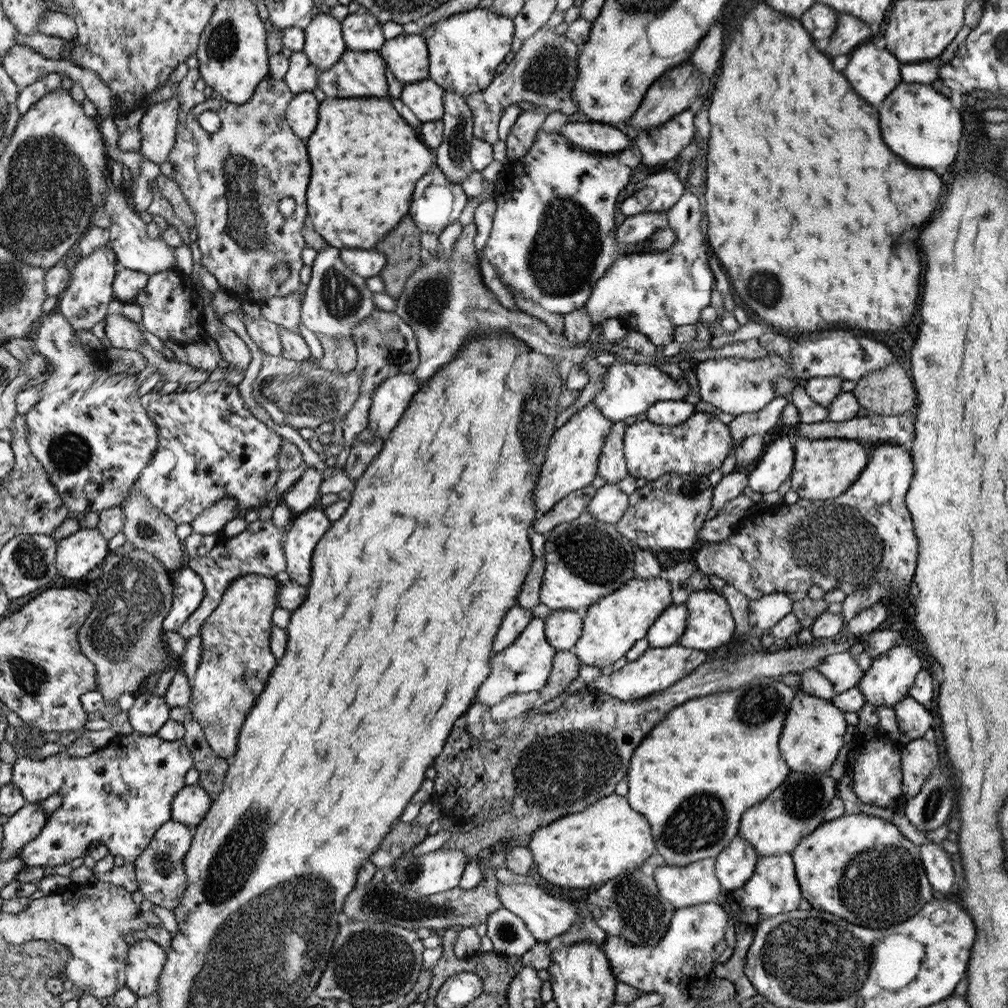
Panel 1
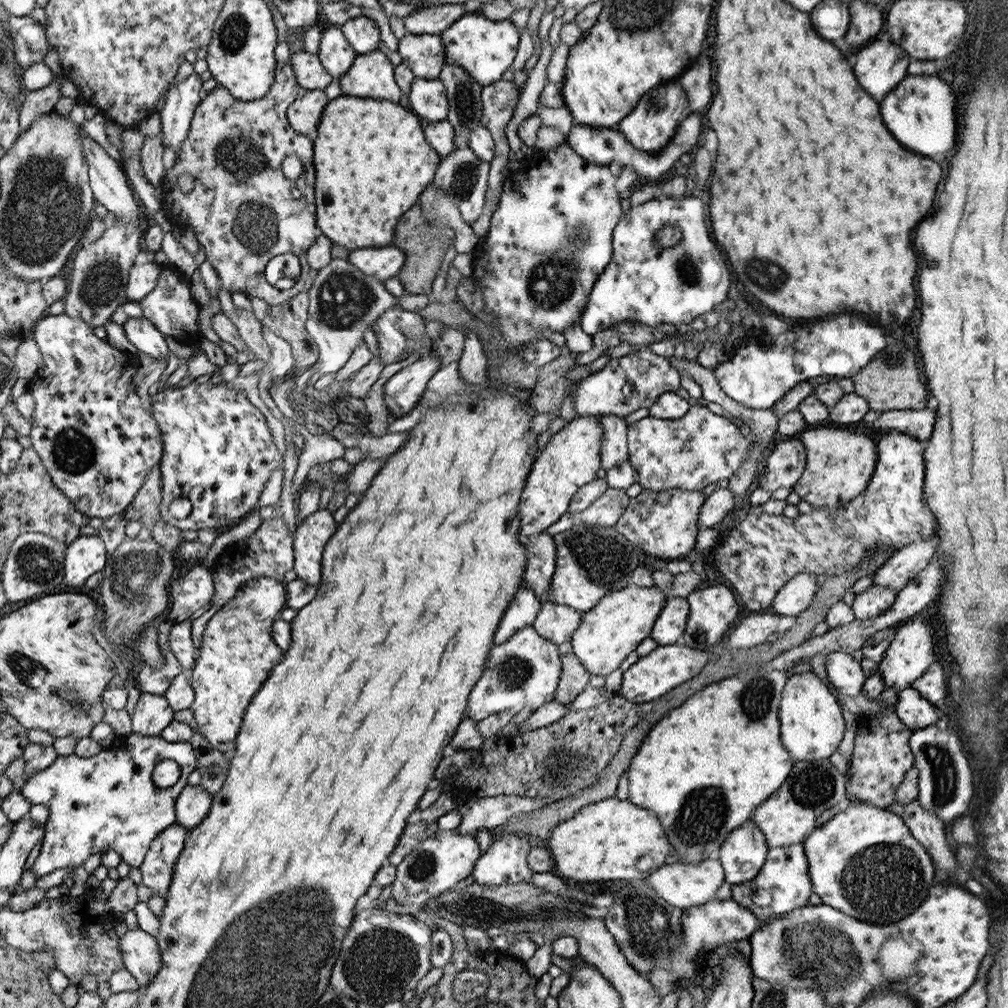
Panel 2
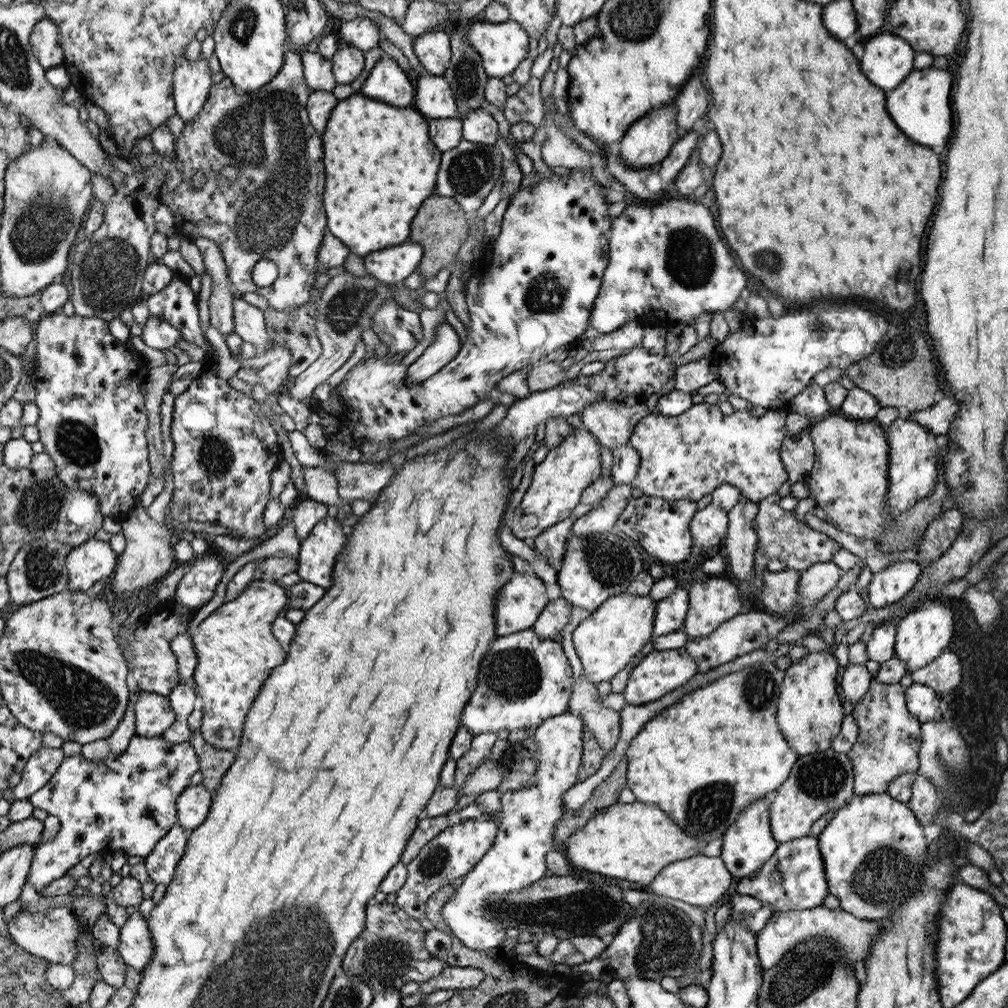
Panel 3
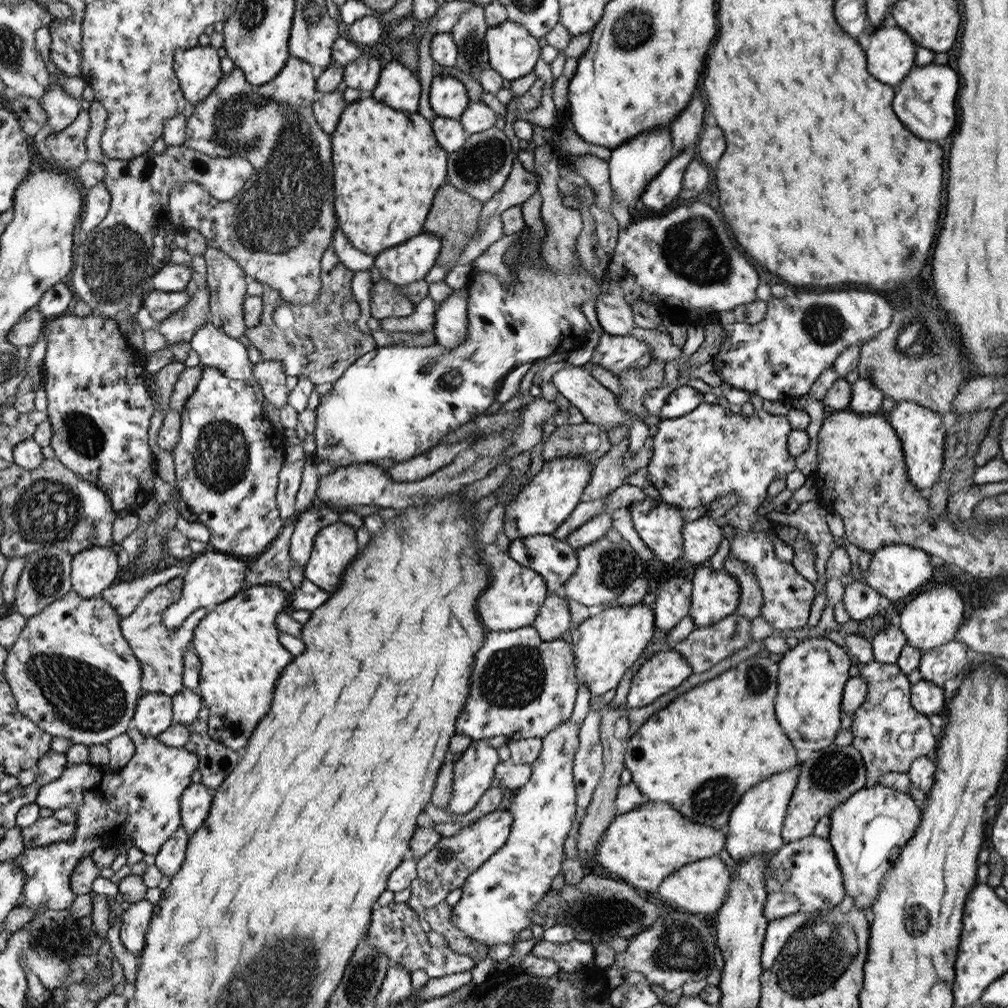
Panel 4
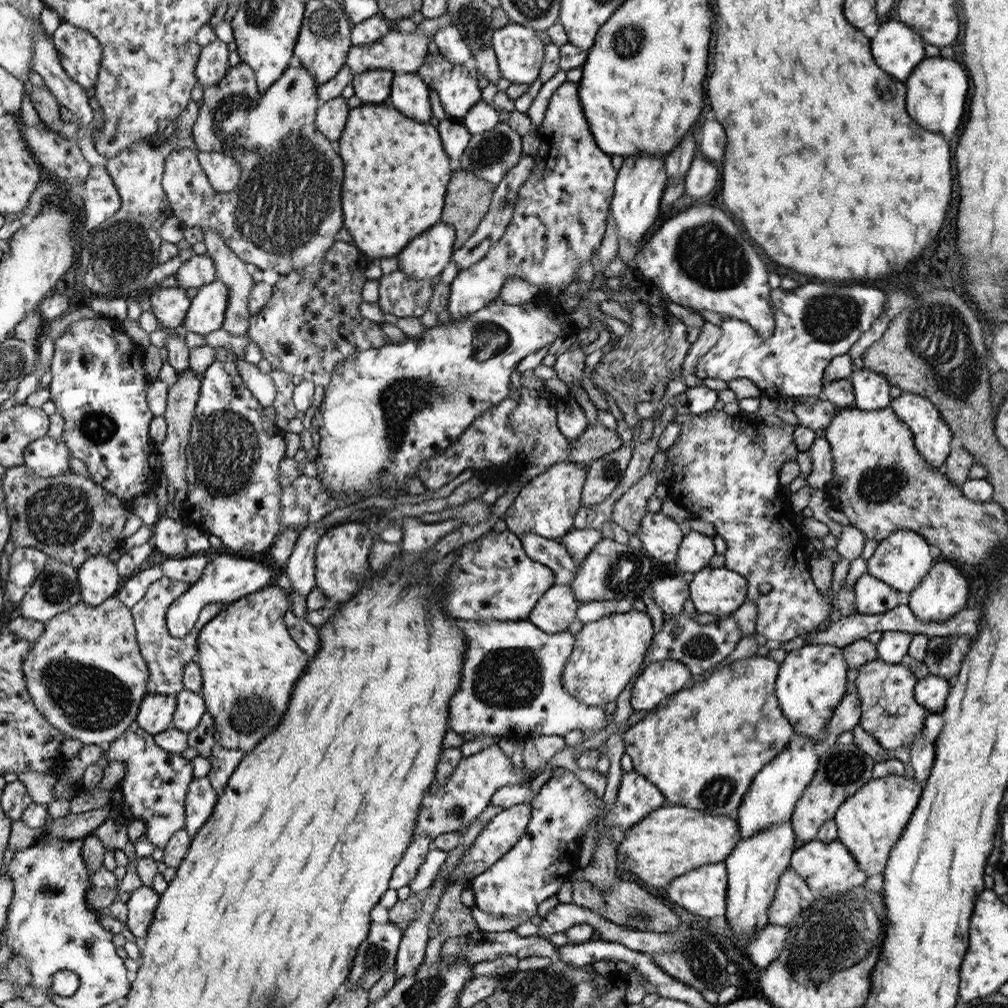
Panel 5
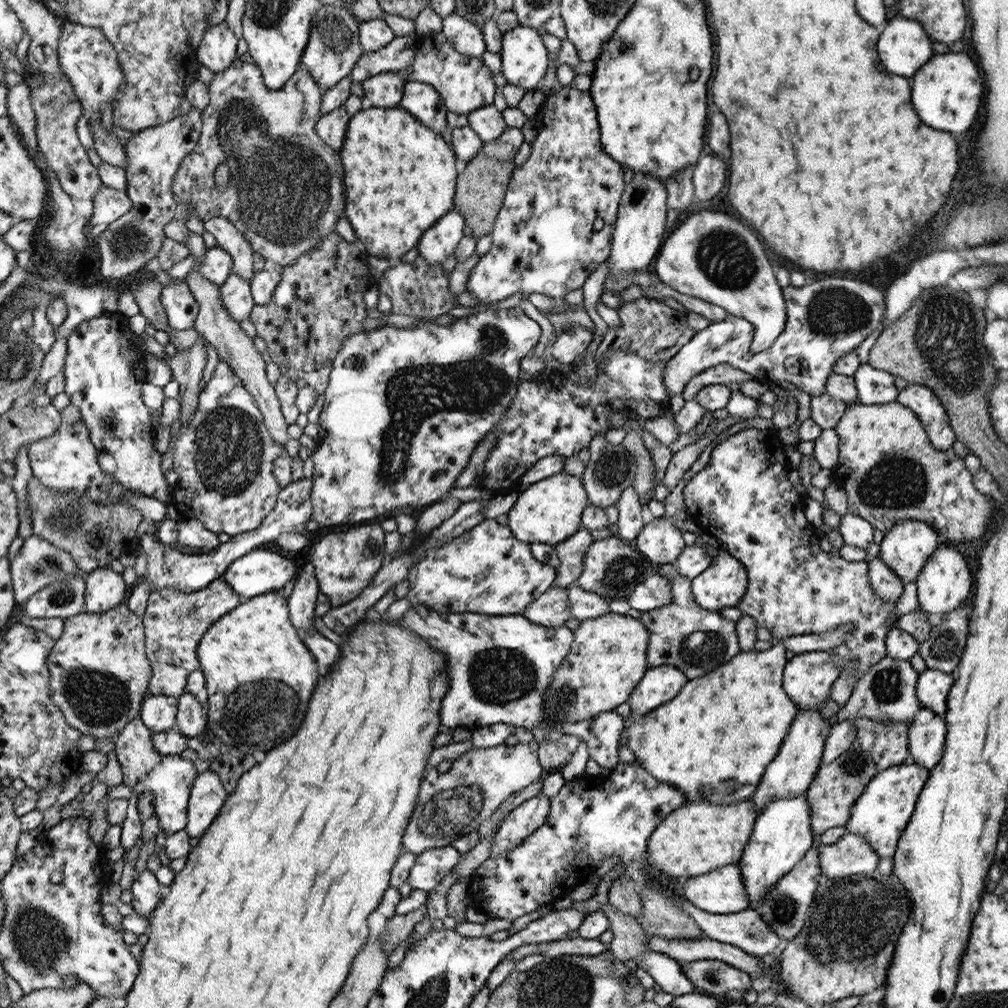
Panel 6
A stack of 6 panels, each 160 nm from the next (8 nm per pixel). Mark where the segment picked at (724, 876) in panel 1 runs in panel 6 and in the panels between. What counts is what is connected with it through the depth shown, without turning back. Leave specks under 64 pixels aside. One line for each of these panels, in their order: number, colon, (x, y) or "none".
2: (744, 852)
3: (749, 843)
4: (757, 824)
5: (774, 795)
6: (793, 771)

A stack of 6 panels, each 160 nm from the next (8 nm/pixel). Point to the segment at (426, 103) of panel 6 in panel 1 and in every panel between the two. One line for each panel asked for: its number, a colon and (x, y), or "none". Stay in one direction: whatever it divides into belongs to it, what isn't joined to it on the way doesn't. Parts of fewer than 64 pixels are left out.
1: (357, 74)
2: (371, 75)
3: (387, 82)
4: (398, 86)
5: (410, 92)

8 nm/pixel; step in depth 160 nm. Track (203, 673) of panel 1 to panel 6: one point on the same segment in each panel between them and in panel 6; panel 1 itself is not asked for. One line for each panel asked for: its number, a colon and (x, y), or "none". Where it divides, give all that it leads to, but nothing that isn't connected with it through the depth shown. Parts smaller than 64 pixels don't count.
2: (237, 652)
3: (236, 651)
4: (241, 657)
5: (249, 663)
6: (250, 656)

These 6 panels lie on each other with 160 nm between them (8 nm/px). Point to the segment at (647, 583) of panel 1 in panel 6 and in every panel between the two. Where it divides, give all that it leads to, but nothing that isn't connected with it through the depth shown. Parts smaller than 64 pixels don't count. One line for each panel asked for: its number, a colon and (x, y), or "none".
2: (607, 633)
3: (605, 641)
4: (606, 644)
5: (608, 652)
6: (608, 659)

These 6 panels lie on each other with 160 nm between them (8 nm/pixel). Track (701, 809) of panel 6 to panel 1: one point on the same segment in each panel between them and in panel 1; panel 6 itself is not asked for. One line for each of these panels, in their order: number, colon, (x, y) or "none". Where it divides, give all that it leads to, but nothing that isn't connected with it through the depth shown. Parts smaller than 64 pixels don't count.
1: (583, 850)
2: (613, 839)
3: (634, 842)
4: (643, 847)
5: (675, 840)

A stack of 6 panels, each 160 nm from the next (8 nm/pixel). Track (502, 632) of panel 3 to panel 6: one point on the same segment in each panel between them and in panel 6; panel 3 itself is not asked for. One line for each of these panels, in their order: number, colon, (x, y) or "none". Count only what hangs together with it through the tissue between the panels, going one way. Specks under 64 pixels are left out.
4: (512, 600)
5: (493, 578)
6: (487, 570)

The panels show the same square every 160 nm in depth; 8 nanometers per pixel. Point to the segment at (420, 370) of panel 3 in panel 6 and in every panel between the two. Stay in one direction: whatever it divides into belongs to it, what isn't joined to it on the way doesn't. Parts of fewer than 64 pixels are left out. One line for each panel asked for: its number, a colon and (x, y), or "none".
4: (451, 326)
5: (560, 216)
6: (555, 227)

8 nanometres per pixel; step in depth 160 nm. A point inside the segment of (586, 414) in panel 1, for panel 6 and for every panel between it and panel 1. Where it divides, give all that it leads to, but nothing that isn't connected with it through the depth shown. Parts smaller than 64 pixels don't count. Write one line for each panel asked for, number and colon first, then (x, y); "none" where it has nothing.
2: (570, 460)
3: (558, 482)
4: (544, 504)
5: (547, 504)
6: (549, 511)

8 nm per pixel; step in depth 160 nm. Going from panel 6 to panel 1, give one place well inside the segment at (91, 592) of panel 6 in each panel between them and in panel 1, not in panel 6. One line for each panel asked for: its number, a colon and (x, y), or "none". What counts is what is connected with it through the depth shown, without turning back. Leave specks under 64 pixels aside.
1: (77, 554)
2: (87, 555)
3: (88, 563)
4: (92, 570)
5: (99, 580)

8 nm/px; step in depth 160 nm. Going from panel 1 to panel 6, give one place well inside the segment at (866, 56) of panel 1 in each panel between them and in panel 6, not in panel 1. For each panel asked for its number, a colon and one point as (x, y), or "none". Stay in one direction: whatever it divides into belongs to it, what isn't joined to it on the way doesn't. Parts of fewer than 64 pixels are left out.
2: (881, 66)
3: (888, 59)
4: (892, 53)
5: (899, 49)
6: (905, 47)

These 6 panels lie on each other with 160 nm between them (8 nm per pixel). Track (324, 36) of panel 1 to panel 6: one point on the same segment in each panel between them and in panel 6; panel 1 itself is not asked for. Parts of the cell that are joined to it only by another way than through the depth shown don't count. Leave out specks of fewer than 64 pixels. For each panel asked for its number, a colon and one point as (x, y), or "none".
2: (336, 55)
3: (347, 63)
4: (362, 74)
5: (372, 86)
6: (385, 90)

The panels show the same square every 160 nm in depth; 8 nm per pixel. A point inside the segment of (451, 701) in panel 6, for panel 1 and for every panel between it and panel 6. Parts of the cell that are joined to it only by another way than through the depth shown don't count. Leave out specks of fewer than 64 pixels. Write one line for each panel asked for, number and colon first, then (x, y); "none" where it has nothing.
1: (524, 667)
2: (522, 674)
3: (524, 680)
4: (523, 686)
5: (514, 685)

